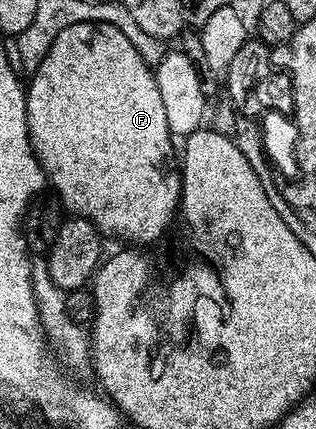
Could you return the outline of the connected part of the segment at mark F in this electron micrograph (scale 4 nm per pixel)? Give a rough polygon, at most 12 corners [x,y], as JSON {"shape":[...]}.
{"shape":[[66,26],[26,88],[59,203],[137,245],[182,176],[153,65]]}

